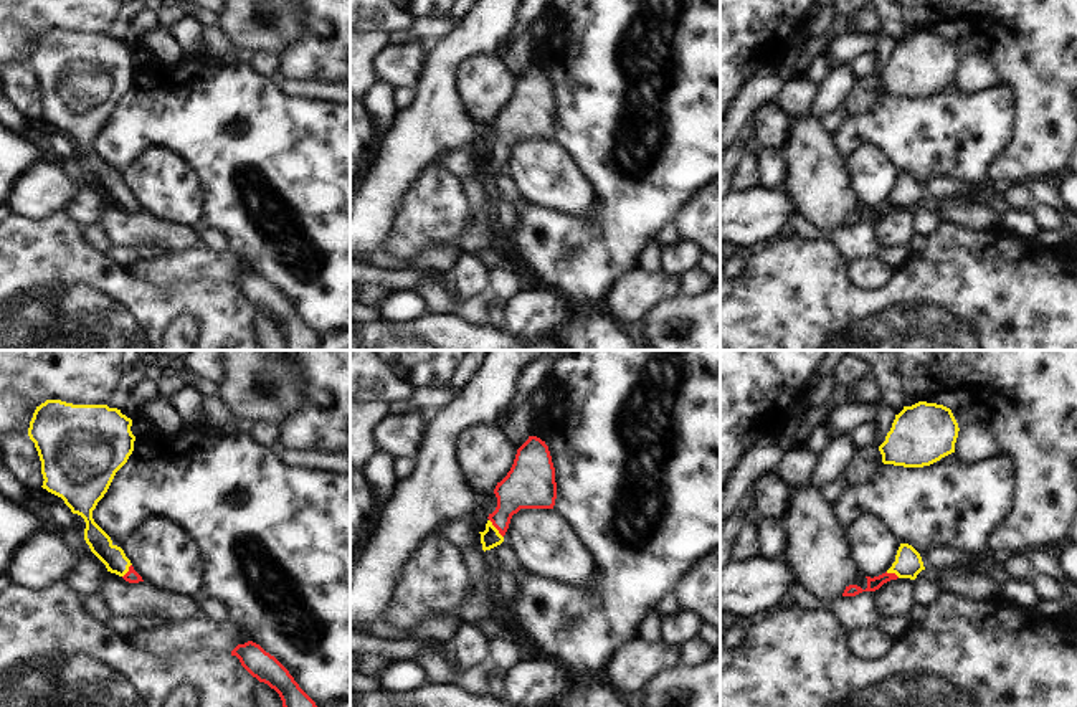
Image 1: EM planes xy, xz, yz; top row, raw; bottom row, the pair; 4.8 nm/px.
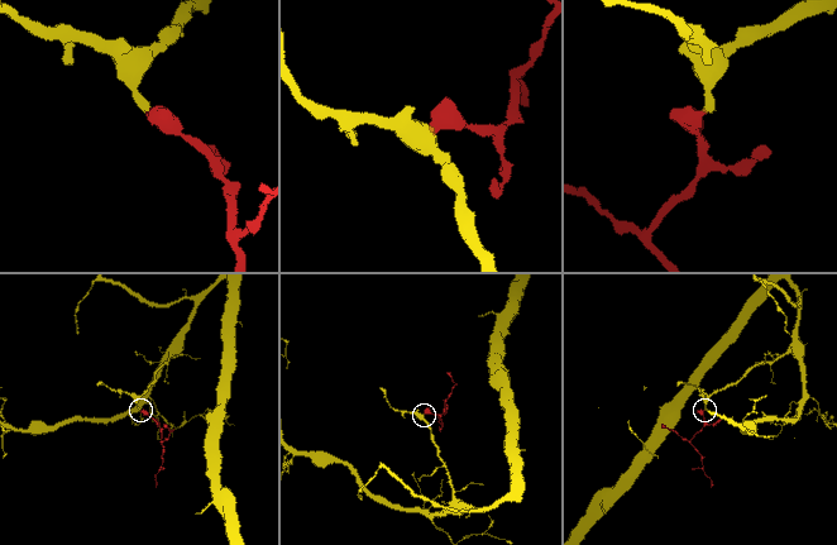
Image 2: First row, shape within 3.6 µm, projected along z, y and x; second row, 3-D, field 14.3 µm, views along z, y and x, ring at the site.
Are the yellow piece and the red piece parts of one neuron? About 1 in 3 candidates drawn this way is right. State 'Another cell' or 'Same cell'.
Same cell.

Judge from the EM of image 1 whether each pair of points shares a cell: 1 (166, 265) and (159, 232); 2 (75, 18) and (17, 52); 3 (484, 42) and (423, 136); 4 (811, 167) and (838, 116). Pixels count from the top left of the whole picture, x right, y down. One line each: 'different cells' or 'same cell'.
1: different cells
2: same cell
3: same cell
4: different cells

